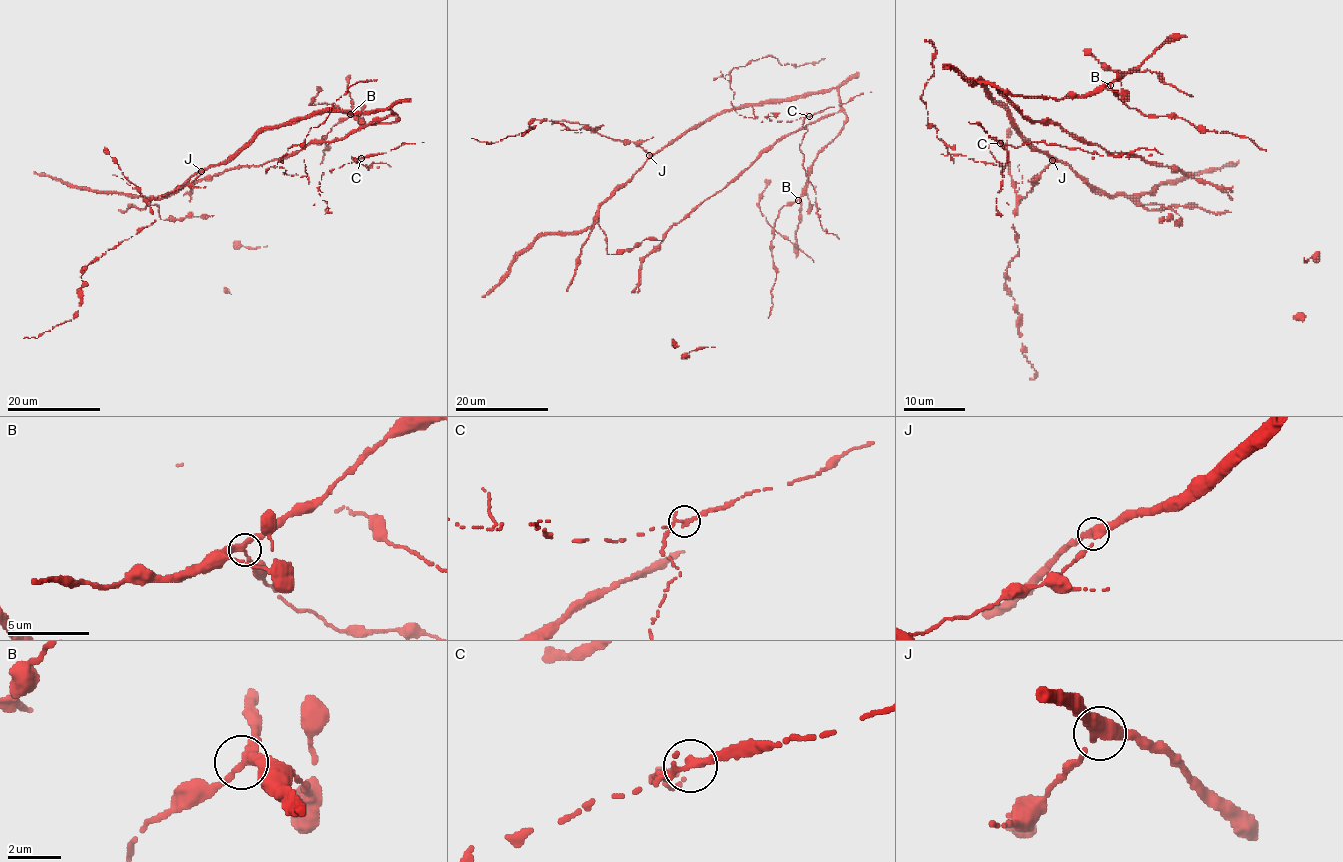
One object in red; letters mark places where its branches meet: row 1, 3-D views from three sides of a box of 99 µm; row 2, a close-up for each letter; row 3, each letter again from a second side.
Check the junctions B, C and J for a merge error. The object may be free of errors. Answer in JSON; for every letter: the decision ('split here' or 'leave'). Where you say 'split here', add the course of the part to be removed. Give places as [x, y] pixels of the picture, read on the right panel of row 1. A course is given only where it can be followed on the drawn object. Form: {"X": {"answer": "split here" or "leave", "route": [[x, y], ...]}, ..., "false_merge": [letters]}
{"B": {"answer": "leave"}, "C": {"answer": "split here", "route": [[1001, 143], [1008, 154], [1002, 181], [1002, 165], [947, 152], [921, 99], [935, 49], [924, 40]]}, "J": {"answer": "leave"}, "false_merge": ["C"]}

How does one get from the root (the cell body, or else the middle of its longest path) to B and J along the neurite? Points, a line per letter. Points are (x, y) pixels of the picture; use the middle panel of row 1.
B: (804, 98), (835, 88), (846, 120), (841, 131), (818, 154), (806, 189), (798, 200)
J: (804, 98), (760, 101), (718, 113), (649, 155)

